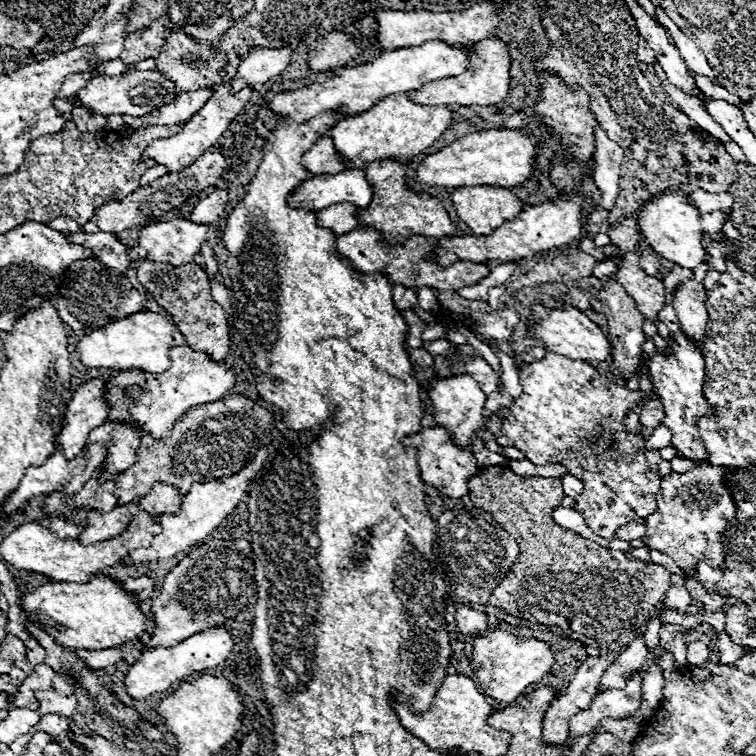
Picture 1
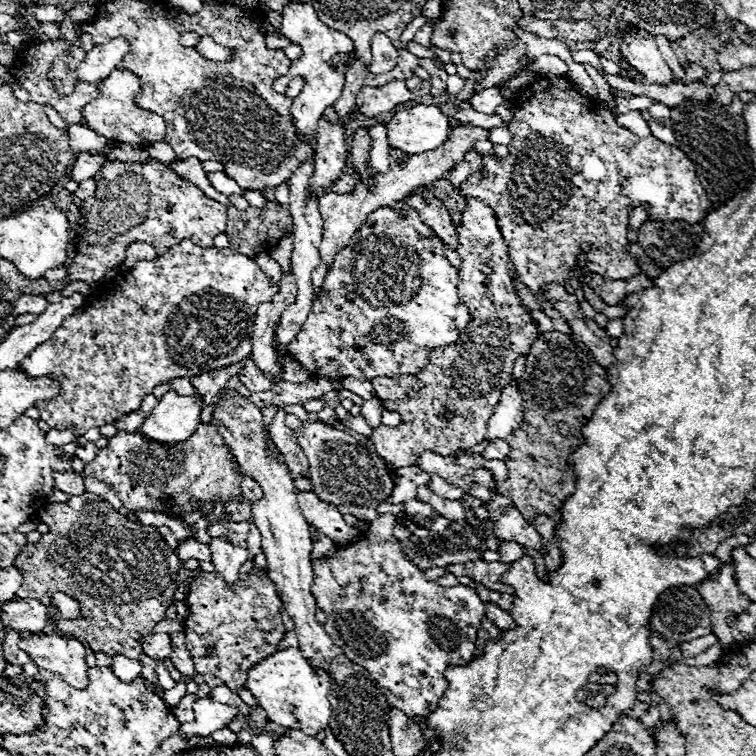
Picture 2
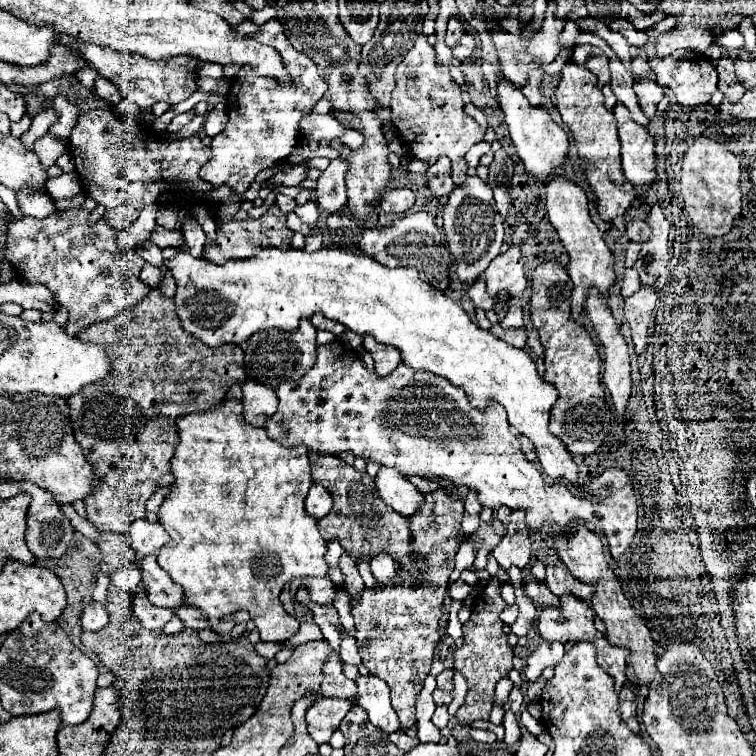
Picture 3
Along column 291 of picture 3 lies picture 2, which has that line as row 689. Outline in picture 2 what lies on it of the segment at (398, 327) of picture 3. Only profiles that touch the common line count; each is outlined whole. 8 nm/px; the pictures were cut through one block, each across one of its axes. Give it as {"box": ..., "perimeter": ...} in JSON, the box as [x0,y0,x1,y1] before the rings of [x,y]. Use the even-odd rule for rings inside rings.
{"box":[246,648,330,736],"perimeter":[[[298,648],[278,650],[272,656],[266,656],[248,670],[246,688],[258,700],[260,708],[266,710],[268,718],[278,726],[302,730],[308,736],[316,736],[328,728],[330,720],[330,676],[324,668],[314,668]]]}

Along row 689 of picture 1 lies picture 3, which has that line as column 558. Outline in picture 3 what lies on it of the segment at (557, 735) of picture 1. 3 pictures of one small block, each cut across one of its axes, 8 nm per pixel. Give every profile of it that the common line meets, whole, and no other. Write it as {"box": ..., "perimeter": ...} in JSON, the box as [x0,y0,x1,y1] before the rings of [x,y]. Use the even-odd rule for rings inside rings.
{"box":[546,564,594,602],"perimeter":[[[560,564],[560,566],[546,566],[546,586],[556,596],[574,594],[582,602],[590,602],[592,594],[594,594],[592,586],[588,586],[588,584],[580,582],[578,578],[574,578],[564,564]]]}

